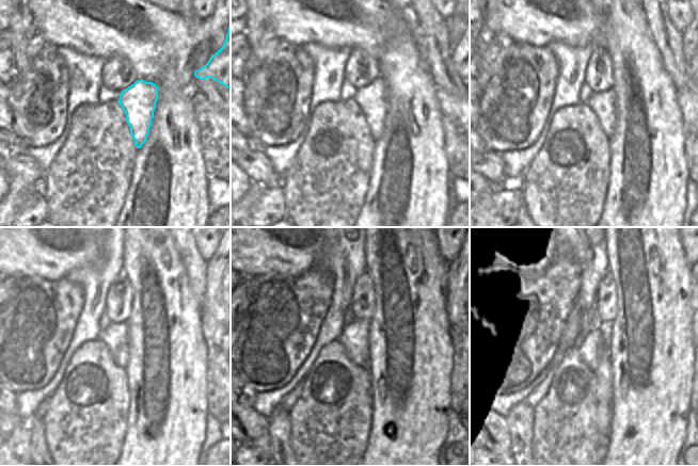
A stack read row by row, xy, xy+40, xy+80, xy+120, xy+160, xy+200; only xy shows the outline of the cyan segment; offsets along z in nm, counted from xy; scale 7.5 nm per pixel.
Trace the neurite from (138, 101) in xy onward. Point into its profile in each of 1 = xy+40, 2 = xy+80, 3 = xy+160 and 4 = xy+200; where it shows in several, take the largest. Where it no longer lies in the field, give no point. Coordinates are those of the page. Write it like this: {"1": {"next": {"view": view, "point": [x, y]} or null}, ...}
{"1": {"next": {"view": "xy+40", "point": [371, 99]}}, "2": {"next": {"view": "xy+80", "point": [602, 102]}}, "3": {"next": {"view": "xy+160", "point": [355, 335]}}, "4": {"next": {"view": "xy+200", "point": [593, 339]}}}

